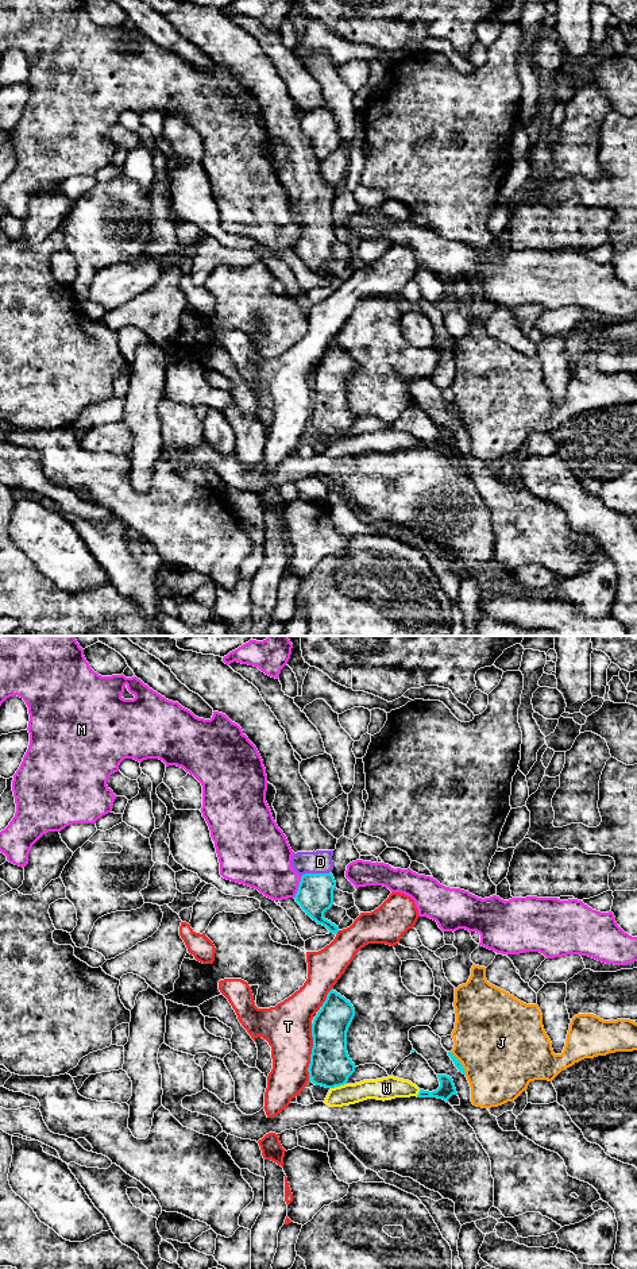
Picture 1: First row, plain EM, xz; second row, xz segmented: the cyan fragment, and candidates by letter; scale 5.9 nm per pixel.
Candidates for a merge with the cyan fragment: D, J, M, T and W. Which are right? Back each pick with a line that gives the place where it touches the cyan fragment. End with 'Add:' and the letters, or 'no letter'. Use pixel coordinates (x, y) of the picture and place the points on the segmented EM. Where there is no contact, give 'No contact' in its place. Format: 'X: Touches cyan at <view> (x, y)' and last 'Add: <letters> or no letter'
D: Touches cyan at xz (315, 874)
Add: D

